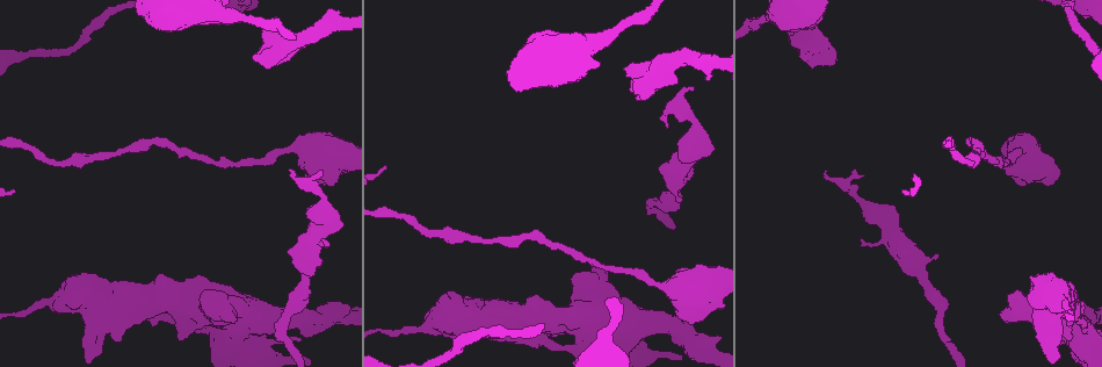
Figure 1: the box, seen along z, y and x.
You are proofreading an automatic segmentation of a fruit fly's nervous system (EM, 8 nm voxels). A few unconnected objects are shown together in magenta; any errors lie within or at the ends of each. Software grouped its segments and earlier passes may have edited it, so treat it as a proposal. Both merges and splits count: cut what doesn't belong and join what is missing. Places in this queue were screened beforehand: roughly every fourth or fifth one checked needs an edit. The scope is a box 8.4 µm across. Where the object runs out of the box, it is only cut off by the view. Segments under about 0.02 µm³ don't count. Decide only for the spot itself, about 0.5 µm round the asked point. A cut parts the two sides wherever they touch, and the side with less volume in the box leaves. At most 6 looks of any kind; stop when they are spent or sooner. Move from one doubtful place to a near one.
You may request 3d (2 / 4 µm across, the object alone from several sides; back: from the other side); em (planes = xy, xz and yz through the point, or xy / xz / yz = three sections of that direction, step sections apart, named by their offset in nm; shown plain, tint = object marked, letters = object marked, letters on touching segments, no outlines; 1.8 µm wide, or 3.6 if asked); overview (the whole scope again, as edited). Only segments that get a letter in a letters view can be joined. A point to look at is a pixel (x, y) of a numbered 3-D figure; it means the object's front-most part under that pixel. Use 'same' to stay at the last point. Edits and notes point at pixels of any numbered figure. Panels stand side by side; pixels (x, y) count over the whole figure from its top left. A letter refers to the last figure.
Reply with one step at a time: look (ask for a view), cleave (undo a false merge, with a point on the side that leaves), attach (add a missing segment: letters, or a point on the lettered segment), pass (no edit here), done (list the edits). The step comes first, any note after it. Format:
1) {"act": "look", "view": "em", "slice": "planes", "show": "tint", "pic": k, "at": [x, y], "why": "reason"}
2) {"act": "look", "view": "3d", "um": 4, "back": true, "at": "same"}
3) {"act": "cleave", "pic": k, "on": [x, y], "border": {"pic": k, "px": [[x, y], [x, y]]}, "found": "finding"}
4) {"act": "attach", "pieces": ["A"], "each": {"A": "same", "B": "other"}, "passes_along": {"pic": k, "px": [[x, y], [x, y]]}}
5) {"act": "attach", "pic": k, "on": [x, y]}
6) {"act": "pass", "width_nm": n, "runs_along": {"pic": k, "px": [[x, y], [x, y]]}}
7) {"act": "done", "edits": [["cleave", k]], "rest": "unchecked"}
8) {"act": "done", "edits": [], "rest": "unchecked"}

{"act": "look", "view": "3d", "um": 4, "pic": 1, "at": [102, 312], "why": "sudden change in width"}

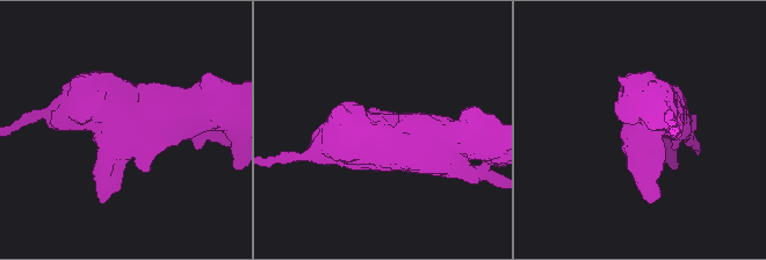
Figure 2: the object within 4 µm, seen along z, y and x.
{"act": "look", "view": "em", "um": 3.6, "slice": "yz", "step": 8, "show": "letters", "pic": 2, "at": [119, 129]}

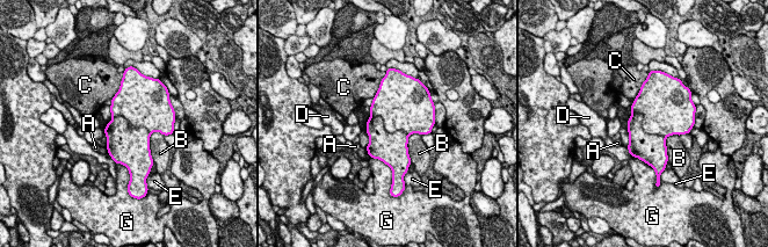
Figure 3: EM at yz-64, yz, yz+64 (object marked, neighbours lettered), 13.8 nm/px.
{"act": "cleave", "pic": 3, "on": [657, 117], "each": {"A": "other", "B": "other", "C": "other", "D": "other", "E": "other", "G": "other"}, "border": {"pic": 3, "px": [[632, 114], [665, 137]]}, "found": "two neurons meet here"}

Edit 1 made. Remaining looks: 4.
{"act": "look", "view": "overview"}

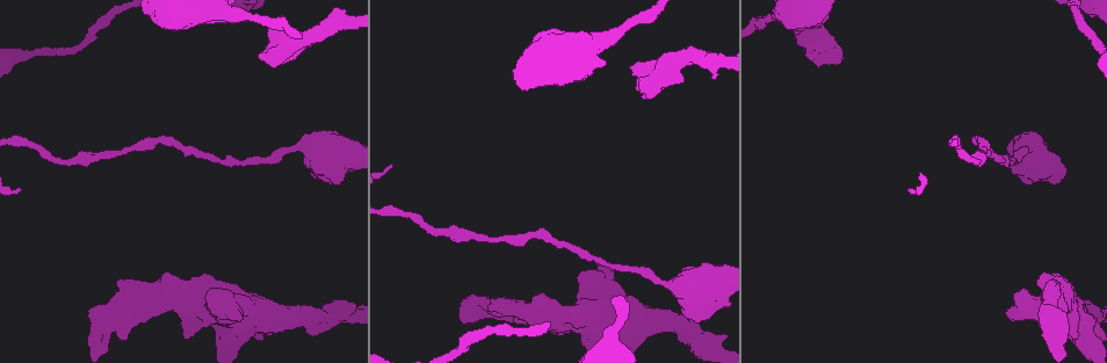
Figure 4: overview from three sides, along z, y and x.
{"act": "look", "view": "em", "slice": "planes", "show": "plain", "pic": 4, "at": [485, 238], "why": "thin neck"}

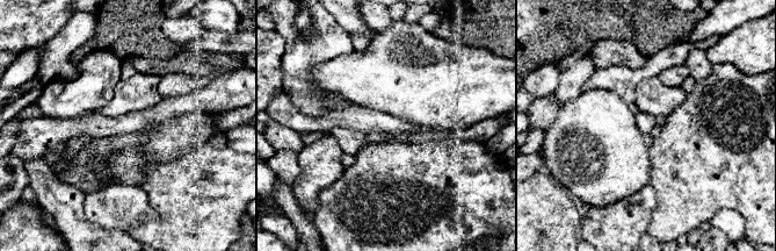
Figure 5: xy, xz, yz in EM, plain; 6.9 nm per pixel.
{"act": "look", "view": "em", "slice": "planes", "show": "tint", "at": "same", "why": "with the object marked"}

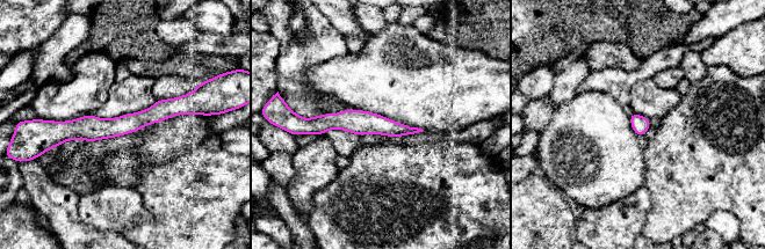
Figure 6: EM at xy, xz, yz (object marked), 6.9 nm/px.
{"act": "look", "view": "em", "slice": "planes", "show": "letters", "at": "same", "why": "see the neighbours"}

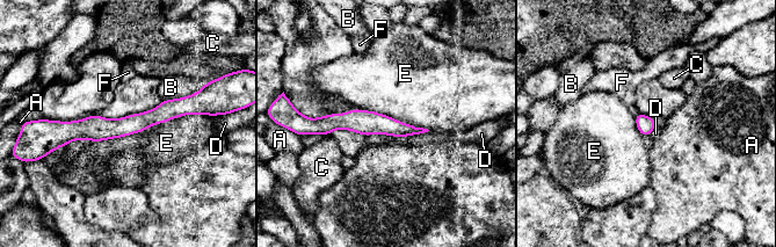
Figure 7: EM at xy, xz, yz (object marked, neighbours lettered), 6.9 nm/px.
{"act": "pass", "width_nm": 130, "each": {"A": "other", "B": "other", "C": "other", "D": "other", "E": "other", "F": "other"}, "border": {"pic": 7, "px": [[419, 133], [393, 137]]}, "found": "one neuron here"}

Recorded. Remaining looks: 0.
{"act": "done", "edits": [["cleave", 3]], "rest": "unchecked"}

